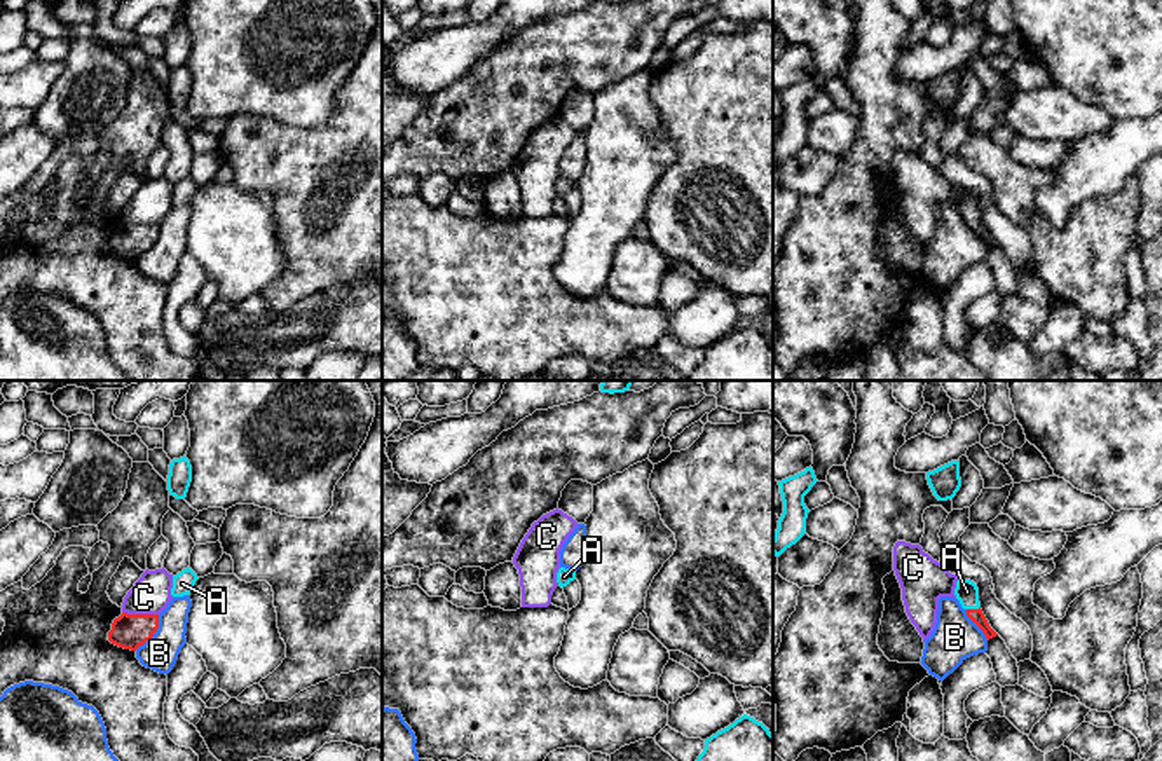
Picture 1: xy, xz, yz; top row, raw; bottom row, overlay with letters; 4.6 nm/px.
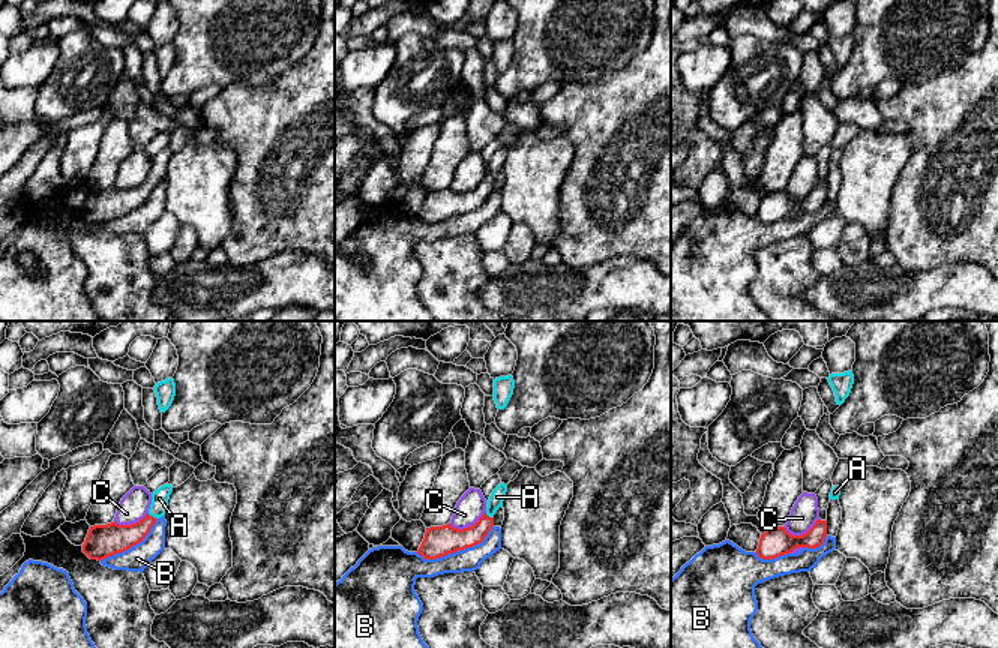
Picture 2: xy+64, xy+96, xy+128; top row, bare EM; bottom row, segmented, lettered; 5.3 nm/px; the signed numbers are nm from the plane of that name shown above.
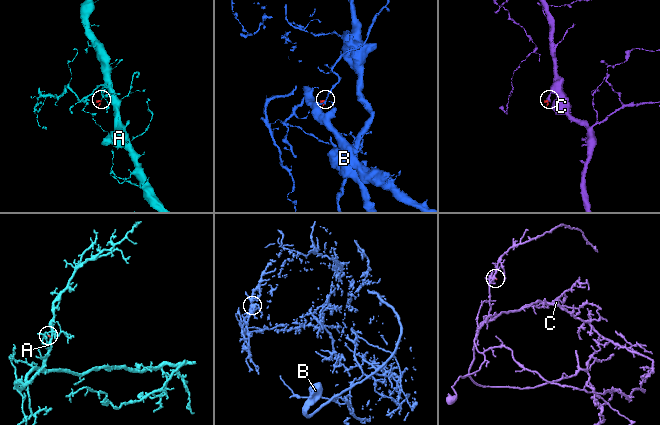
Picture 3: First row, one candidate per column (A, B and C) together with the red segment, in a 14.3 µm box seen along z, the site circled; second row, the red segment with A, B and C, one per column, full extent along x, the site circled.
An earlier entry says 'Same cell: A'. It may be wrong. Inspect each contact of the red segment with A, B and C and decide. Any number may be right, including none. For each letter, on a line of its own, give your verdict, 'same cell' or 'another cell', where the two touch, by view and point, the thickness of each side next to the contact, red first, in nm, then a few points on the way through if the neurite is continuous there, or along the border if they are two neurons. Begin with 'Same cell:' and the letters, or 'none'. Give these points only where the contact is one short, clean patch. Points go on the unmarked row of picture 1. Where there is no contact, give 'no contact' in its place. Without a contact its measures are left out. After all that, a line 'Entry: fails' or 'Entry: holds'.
Same cell: A
A: same cell | yz (972, 219) | 70/110 nm | across yz (977, 226), (972, 219), (967, 201)
B: another cell | xy (154, 241) | 160/160 nm | along xy (159, 224), (156, 241), (135, 259)
C: another cell | xy (140, 224) | 160/180 nm
Entry: holds

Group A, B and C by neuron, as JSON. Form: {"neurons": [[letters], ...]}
{"neurons": [["A"], ["B"], ["C"]]}

